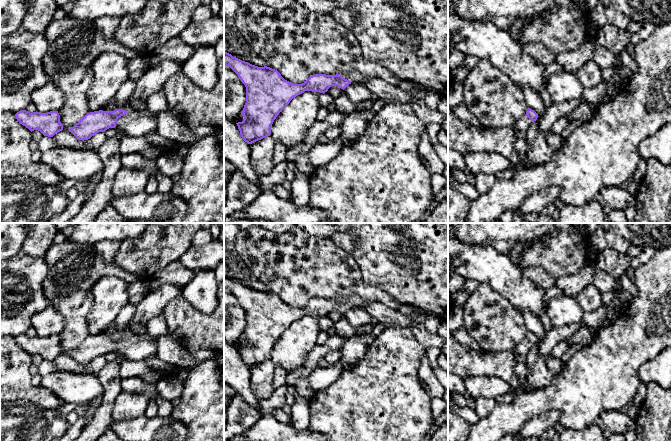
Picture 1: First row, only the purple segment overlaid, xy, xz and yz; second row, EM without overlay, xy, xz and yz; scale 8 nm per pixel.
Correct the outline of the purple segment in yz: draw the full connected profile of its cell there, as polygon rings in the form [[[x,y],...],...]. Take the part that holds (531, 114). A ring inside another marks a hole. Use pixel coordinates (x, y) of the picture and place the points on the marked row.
[[[528,108],[528,110],[526,111],[526,114],[523,115],[515,124],[515,128],[519,131],[523,131],[526,132],[529,128],[532,122],[536,121],[538,118],[538,114]]]

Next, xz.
[[[224,52],[224,65],[229,66],[246,87],[246,103],[241,112],[244,119],[236,124],[241,137],[248,144],[270,136],[274,120],[296,96],[305,91],[325,93],[332,86],[344,90],[351,83],[365,84],[379,100],[386,103],[411,105],[416,115],[426,125],[430,123],[441,125],[446,117],[438,109],[430,110],[424,99],[412,96],[406,88],[359,72],[341,75],[315,74],[302,84],[294,84],[285,80],[275,69],[252,65],[227,52]]]

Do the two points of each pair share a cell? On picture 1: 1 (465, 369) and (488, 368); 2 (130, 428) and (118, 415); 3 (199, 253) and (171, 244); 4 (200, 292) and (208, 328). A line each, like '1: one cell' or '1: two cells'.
1: one cell
2: two cells
3: two cells
4: two cells

